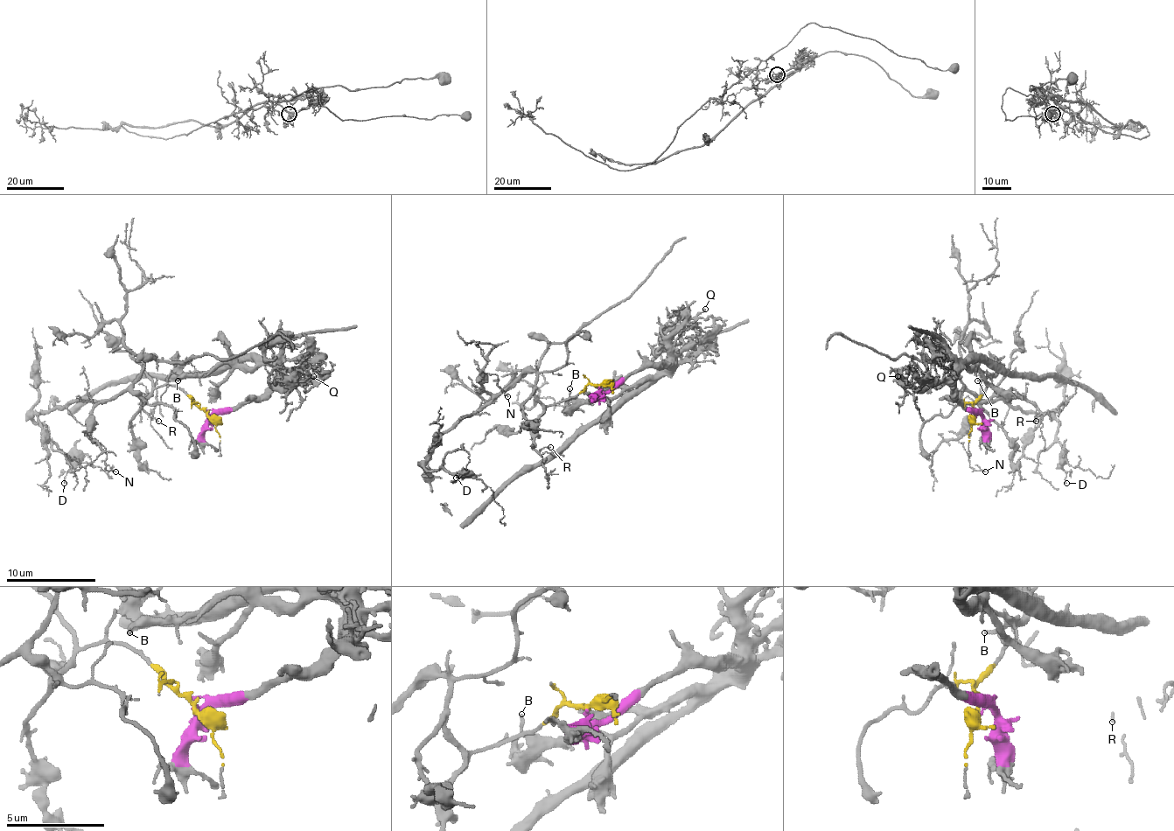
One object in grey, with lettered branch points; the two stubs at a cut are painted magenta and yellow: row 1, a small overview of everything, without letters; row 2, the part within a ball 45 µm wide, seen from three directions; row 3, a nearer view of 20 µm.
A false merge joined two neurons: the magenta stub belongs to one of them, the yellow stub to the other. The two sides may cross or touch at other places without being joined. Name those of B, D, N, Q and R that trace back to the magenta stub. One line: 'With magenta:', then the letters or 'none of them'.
With magenta: B, Q

